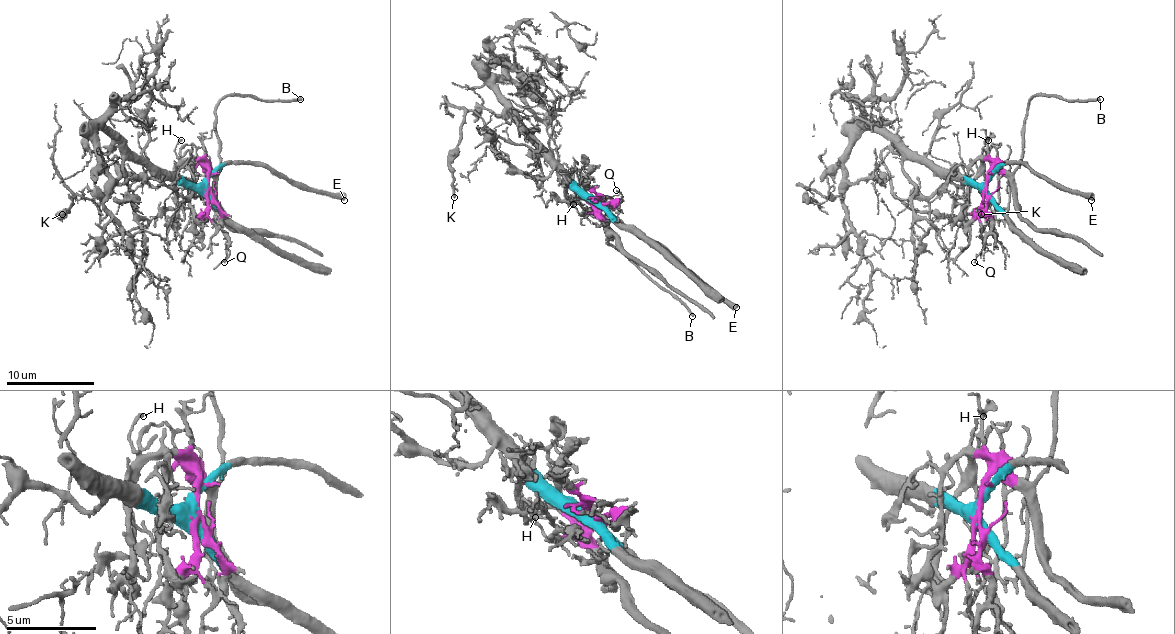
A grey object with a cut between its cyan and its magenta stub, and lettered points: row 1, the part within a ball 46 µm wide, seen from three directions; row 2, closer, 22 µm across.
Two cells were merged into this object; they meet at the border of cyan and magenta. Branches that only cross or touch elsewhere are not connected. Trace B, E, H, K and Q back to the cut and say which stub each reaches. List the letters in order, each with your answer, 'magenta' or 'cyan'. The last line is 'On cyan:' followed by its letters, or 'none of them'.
B: magenta
E: cyan
H: magenta
K: cyan
Q: magenta
On cyan: E, K

